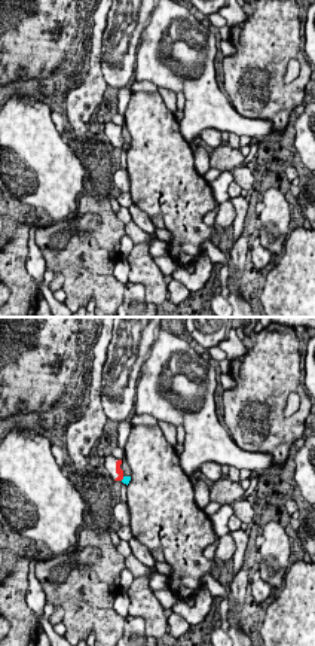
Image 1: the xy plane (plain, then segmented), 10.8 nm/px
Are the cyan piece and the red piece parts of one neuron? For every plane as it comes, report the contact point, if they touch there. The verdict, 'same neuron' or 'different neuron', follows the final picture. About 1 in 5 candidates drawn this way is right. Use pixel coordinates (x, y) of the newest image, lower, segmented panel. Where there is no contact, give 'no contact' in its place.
(124, 478)

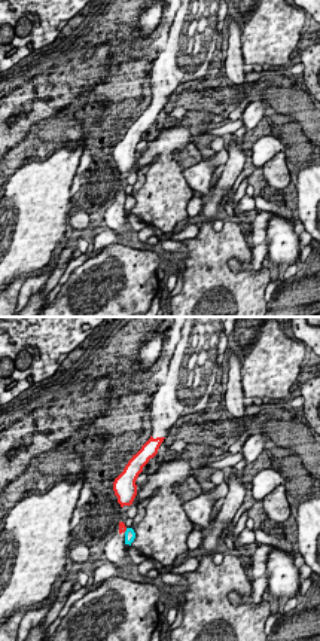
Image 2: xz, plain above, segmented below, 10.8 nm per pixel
(127, 530)

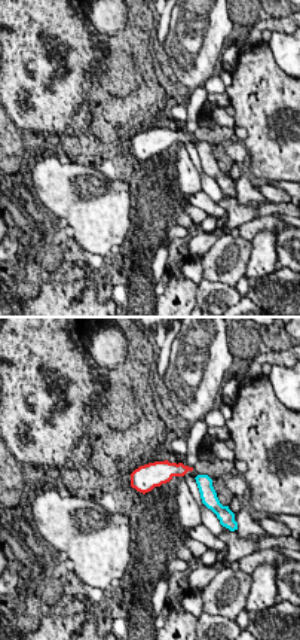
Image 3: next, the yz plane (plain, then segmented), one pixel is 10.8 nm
no contact

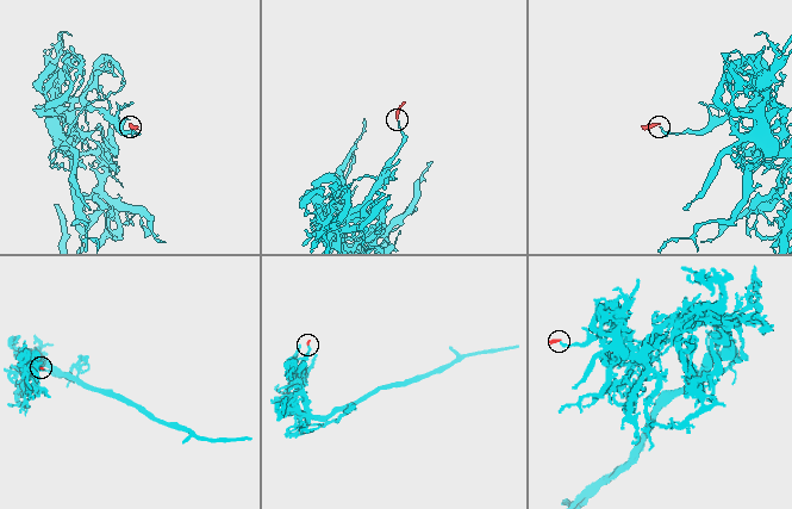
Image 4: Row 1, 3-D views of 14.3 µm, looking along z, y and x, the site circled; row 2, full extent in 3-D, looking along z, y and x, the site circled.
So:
different neuron

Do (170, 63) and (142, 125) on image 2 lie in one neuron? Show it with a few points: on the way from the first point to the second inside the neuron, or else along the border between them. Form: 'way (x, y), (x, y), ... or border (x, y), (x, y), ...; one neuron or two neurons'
way (165, 78), (154, 110); one neuron

